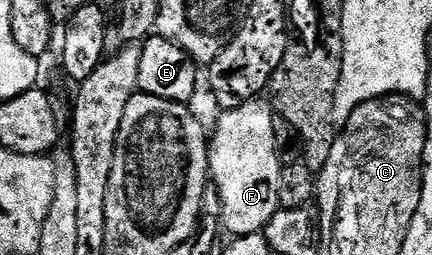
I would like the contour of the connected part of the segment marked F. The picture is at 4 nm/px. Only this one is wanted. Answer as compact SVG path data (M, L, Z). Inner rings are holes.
M259 99L249 100L246 104L239 104L237 108L229 108L223 113L224 117L216 124L216 133L210 136L208 150L208 170L214 187L220 194L220 201L224 207L222 224L225 229L232 231L233 237L249 236L255 232L263 233L270 218L281 209L278 182L282 163L280 154L275 146L273 109L267 103L260 104Z

